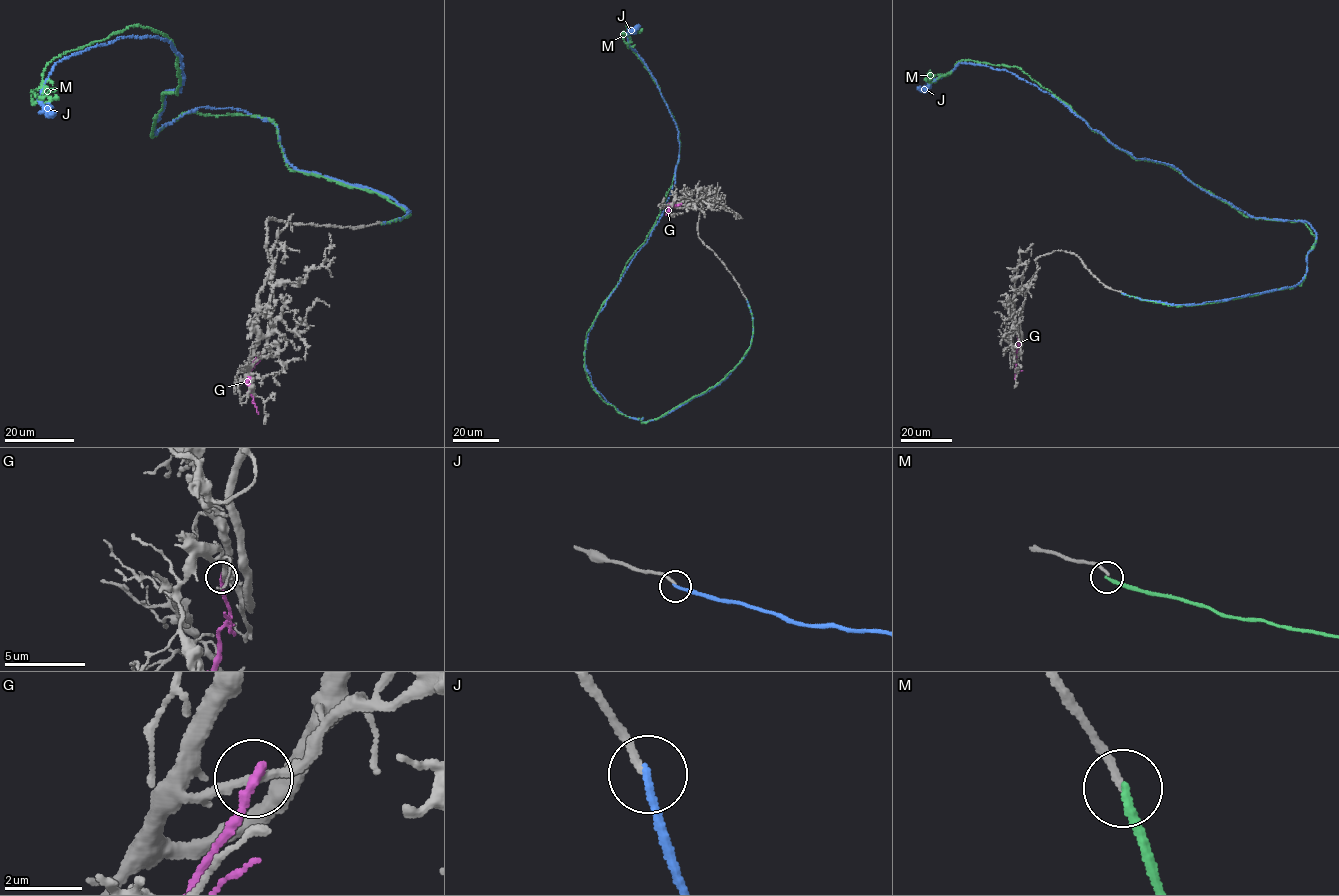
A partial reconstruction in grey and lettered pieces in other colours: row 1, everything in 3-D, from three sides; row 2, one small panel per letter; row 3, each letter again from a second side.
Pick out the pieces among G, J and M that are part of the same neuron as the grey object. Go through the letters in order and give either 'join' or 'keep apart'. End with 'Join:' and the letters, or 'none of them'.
G: keep apart
J: join
M: keep apart
Join: J

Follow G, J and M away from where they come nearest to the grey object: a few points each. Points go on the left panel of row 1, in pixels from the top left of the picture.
G: (259, 353), (248, 382), (258, 413)
J: (382, 223), (410, 211), (295, 169), (269, 121), (154, 134), (167, 40), (57, 62), (52, 112)
M: (381, 224), (410, 214), (290, 170), (266, 118), (152, 137), (180, 79), (149, 28), (55, 58), (56, 87)

